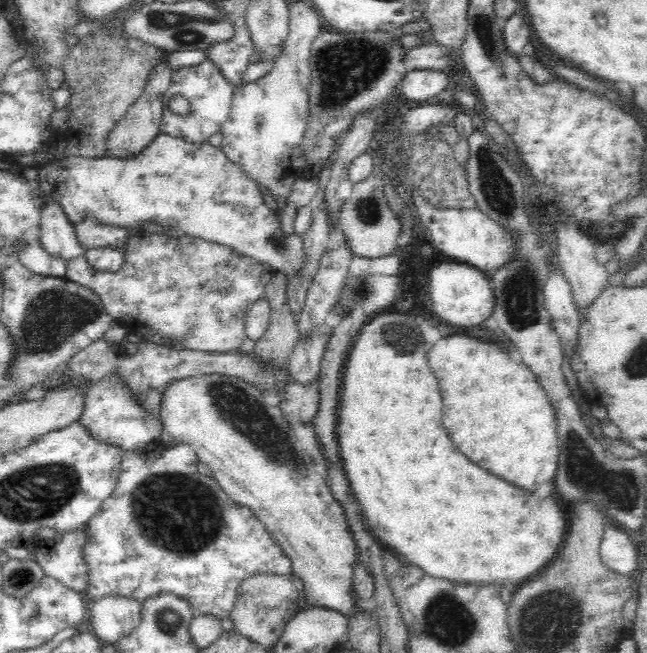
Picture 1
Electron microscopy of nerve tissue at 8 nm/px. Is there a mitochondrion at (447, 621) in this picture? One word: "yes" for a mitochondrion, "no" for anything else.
yes

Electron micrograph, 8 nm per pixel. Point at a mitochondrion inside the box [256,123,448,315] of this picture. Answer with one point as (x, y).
(367, 209)

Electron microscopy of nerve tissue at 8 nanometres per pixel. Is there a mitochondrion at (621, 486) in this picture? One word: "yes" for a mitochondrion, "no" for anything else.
yes

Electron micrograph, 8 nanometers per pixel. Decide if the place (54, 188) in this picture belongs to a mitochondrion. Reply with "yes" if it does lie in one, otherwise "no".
no

